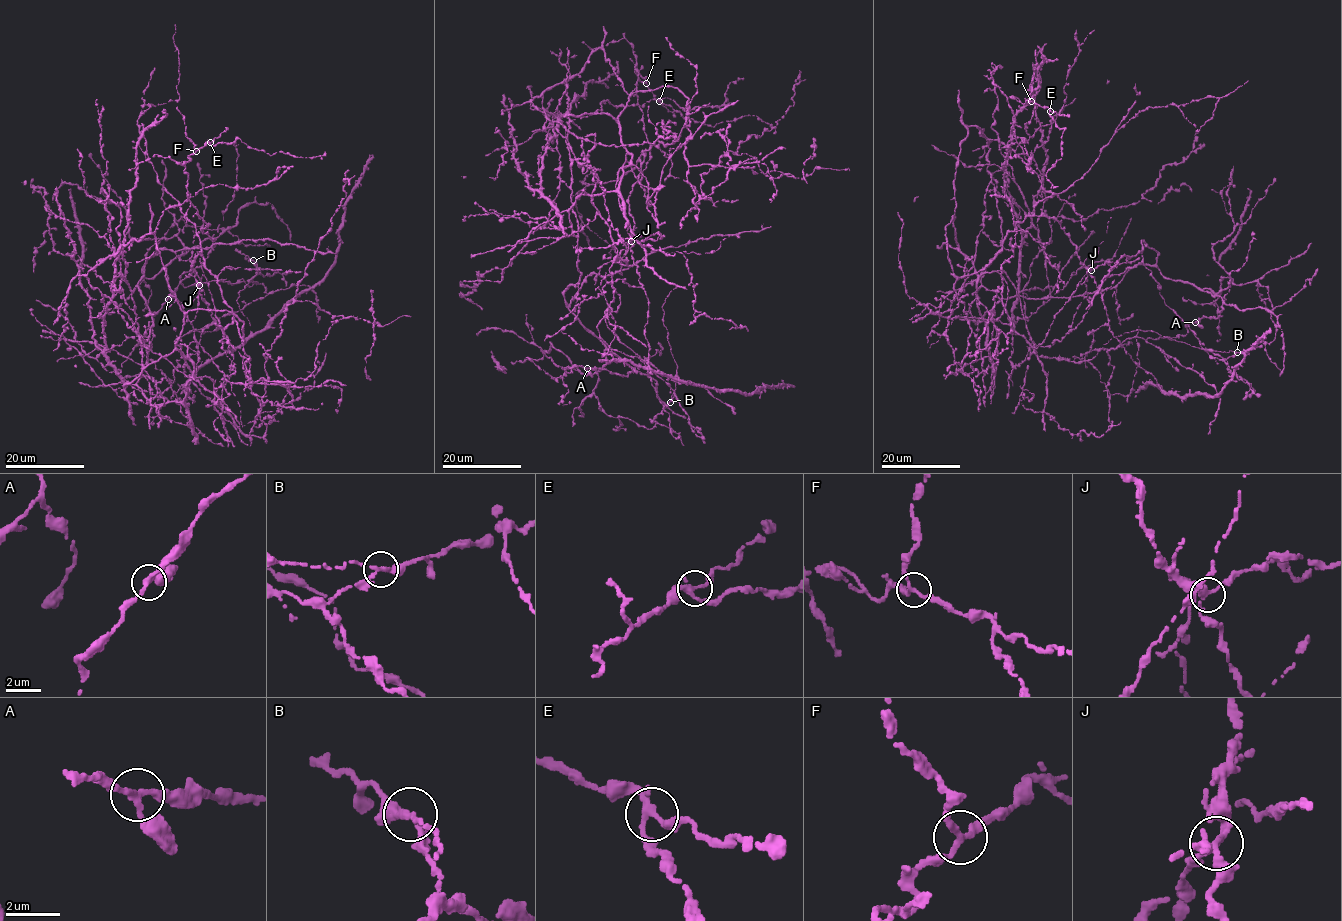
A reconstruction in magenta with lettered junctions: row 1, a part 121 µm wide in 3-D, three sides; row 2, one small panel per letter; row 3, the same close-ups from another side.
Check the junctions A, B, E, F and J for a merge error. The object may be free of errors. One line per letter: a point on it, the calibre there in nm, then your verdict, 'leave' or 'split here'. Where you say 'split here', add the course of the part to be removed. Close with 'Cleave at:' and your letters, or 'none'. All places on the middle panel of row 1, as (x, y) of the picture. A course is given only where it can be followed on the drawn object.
A: place (587, 368); calibre 240 nm; leave
B: place (670, 402); calibre 220 nm; split here; course (670, 402), (677, 366), (671, 353), (662, 309), (665, 298), (677, 286)
E: place (659, 101); calibre 240 nm; leave
F: place (646, 83); calibre 200 nm; leave
J: place (631, 241); calibre 240 nm; leave
Cleave at: B

